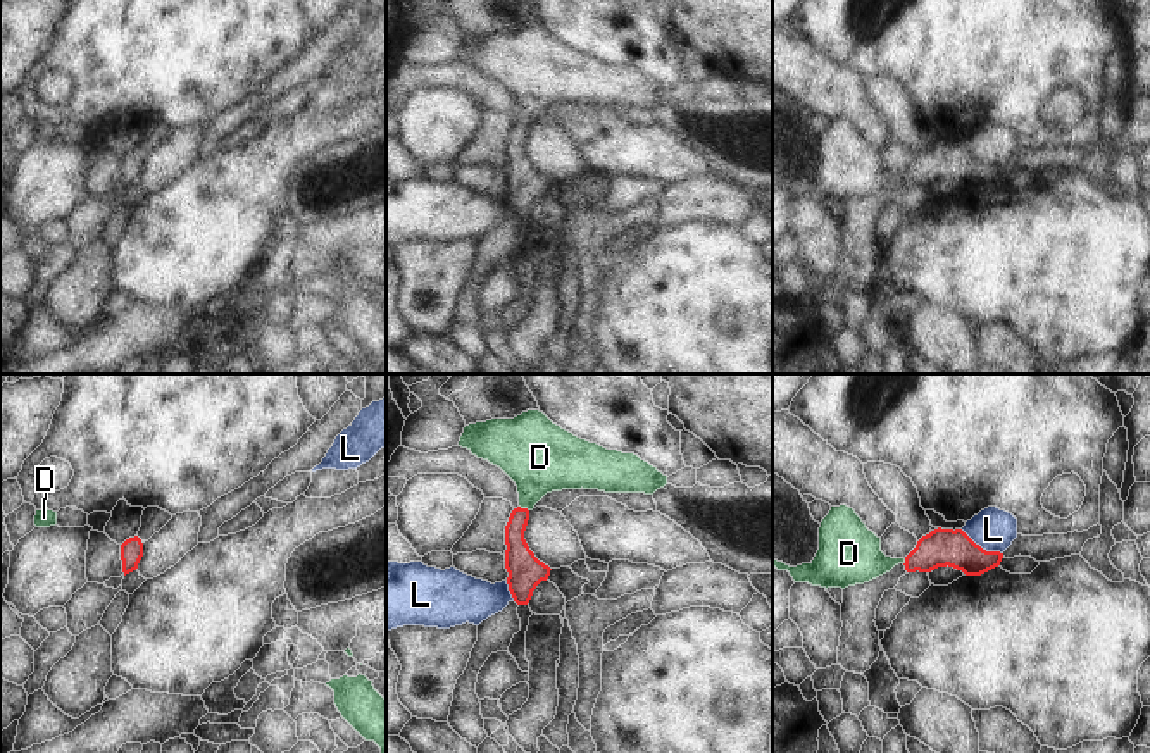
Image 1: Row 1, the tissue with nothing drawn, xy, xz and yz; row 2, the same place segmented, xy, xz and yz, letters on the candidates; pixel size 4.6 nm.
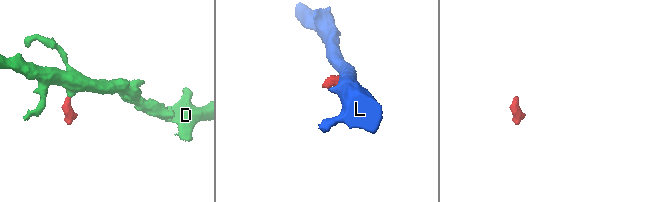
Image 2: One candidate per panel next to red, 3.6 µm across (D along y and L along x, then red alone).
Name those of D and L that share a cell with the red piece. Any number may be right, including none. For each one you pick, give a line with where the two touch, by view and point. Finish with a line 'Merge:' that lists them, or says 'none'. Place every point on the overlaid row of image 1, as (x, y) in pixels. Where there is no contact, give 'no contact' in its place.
D: xz (524, 509)
Merge: D

